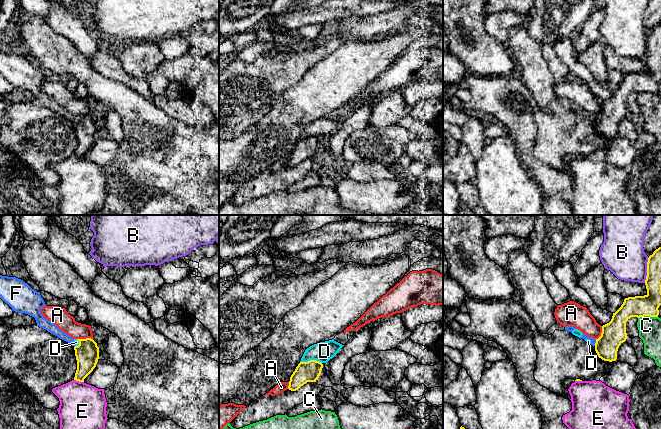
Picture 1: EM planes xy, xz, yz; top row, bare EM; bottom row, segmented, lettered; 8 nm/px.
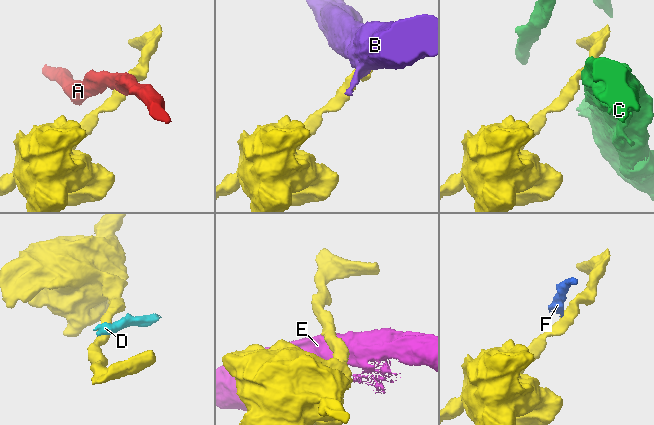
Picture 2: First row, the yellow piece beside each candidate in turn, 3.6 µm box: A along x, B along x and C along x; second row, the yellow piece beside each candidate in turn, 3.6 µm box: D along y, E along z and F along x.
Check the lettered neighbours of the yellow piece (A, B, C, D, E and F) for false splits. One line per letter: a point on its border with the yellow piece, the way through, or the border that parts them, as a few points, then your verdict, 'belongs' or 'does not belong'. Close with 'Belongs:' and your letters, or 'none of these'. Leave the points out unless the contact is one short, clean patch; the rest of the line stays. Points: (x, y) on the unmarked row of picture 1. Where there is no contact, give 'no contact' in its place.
A: meets yellow in xy at (84, 115); border along xy (92, 114), (77, 115); does not belong
B: meets yellow in yz at (647, 46); does not belong
C: meets yellow in yz at (647, 91); border along yz (657, 92), (640, 92), (638, 94); does not belong
D: meets yellow in xz at (311, 136); border along xz (300, 137), (318, 136), (321, 139); does not belong
E: meets yellow in xy at (79, 157); does not belong
F: meets yellow in yz at (596, 118); border along yz (596, 115), (594, 121); does not belong
Belongs: none of these

